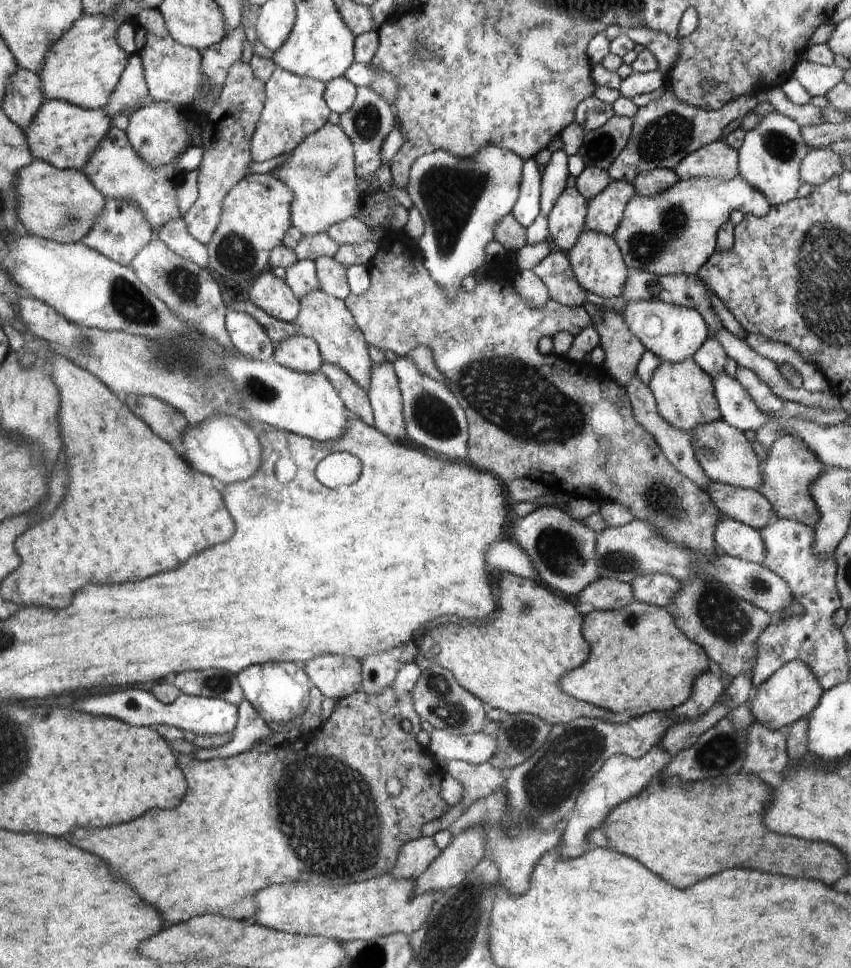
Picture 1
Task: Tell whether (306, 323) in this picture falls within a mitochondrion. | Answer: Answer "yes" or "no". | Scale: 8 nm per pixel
no

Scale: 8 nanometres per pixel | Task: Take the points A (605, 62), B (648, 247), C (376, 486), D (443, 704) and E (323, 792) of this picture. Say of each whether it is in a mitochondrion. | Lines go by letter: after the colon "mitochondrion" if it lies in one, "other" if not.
A: other
B: mitochondrion
C: other
D: mitochondrion
E: mitochondrion

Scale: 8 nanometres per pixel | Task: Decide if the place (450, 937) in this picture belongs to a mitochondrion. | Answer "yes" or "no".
yes

